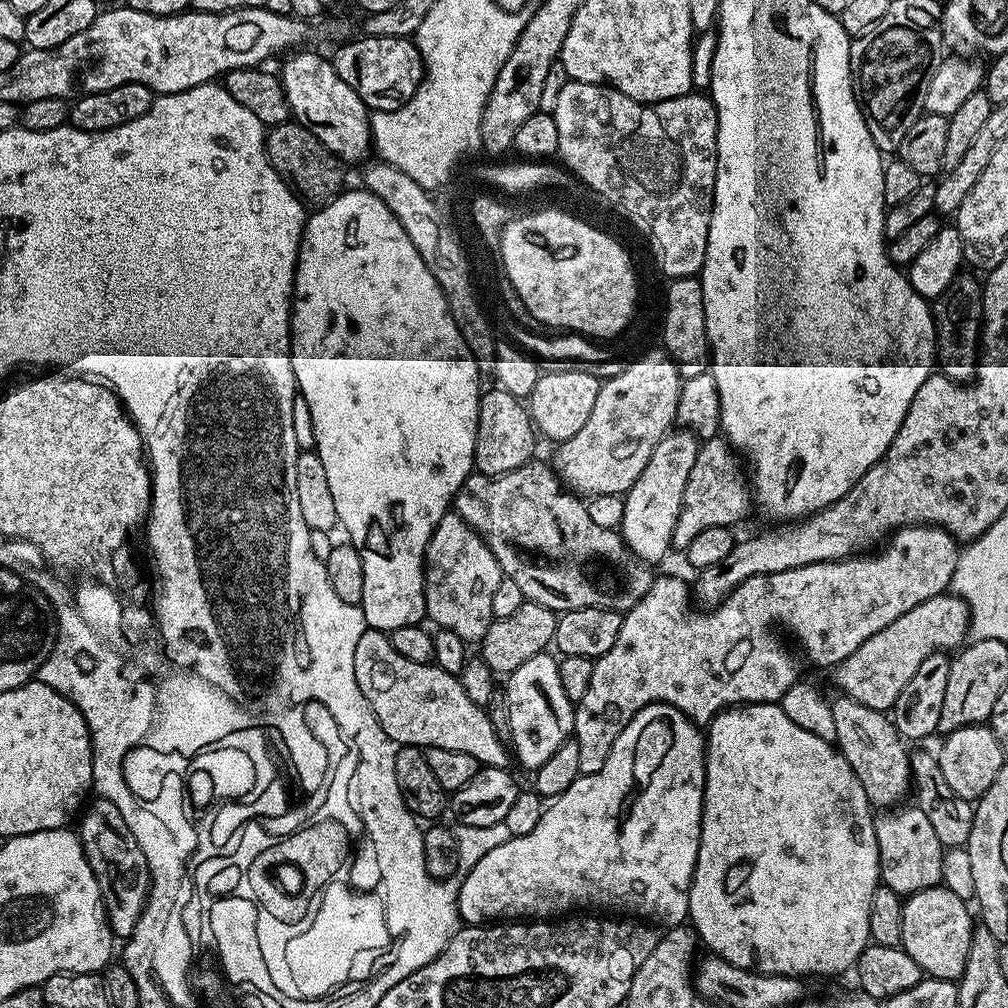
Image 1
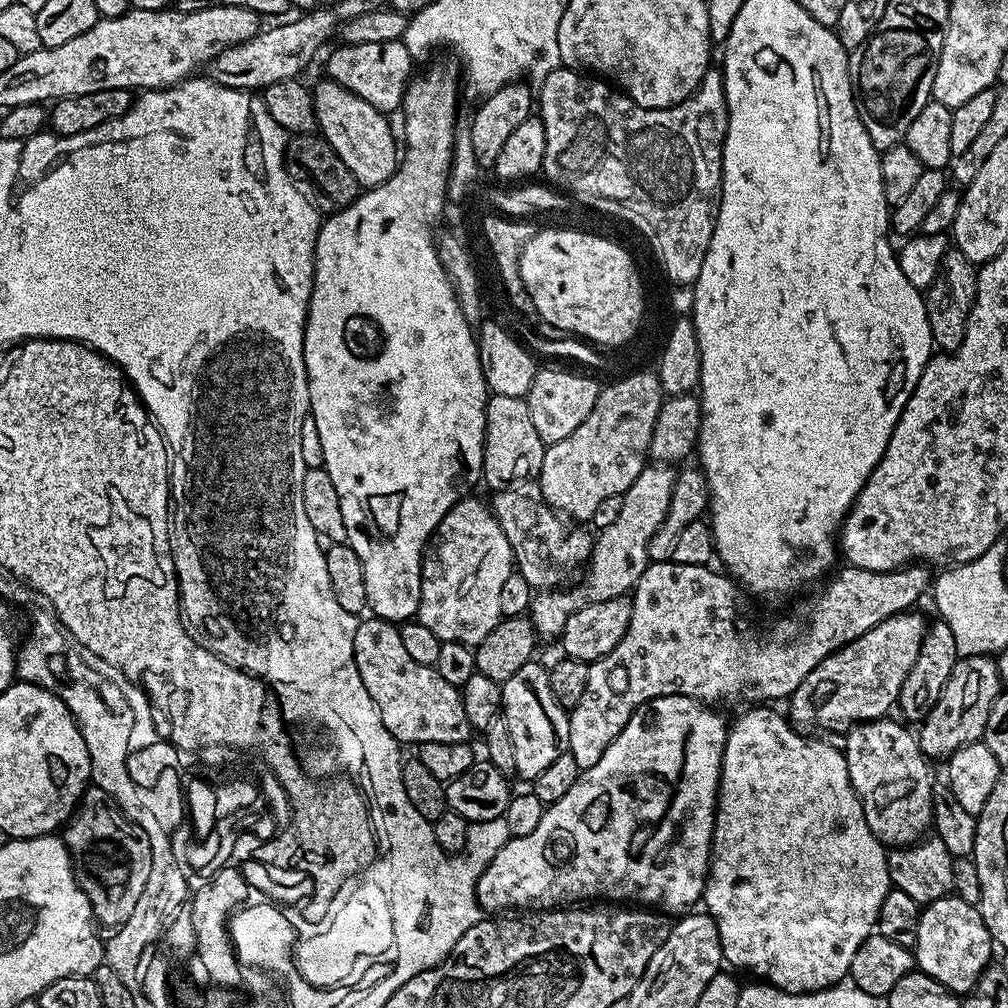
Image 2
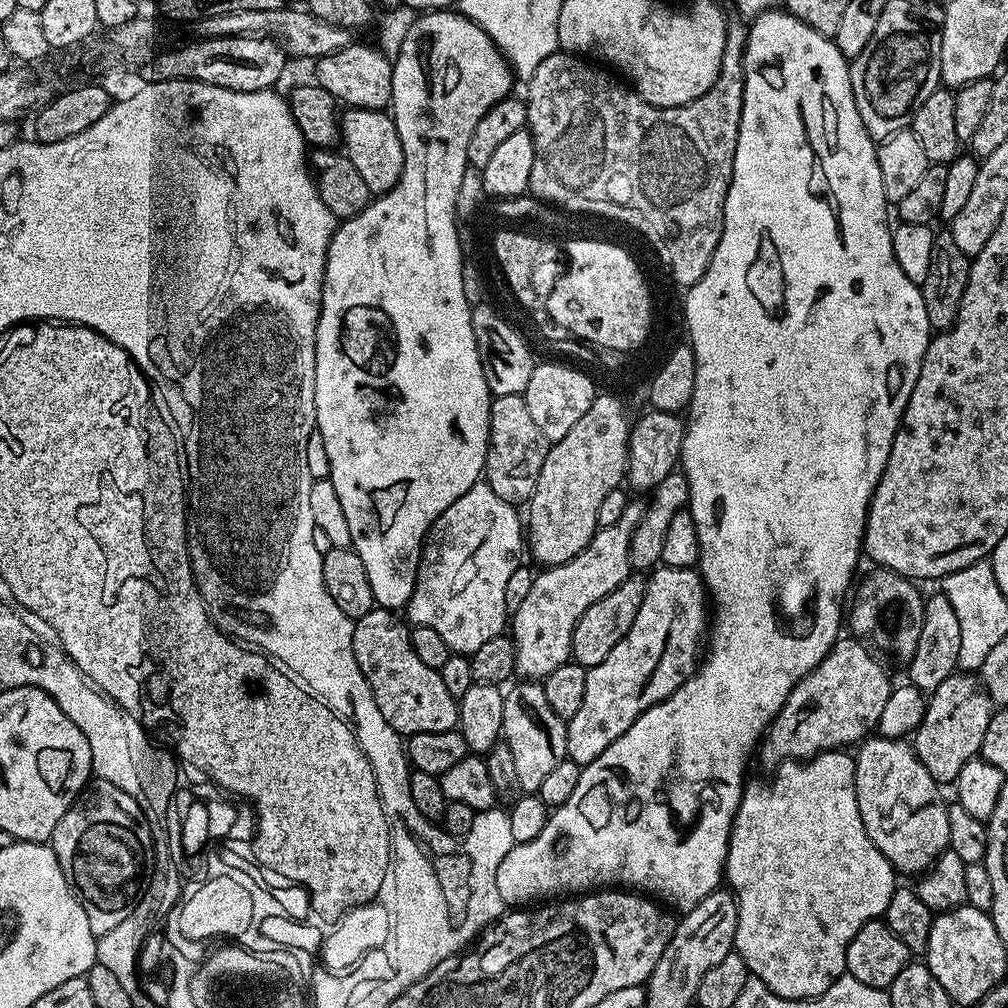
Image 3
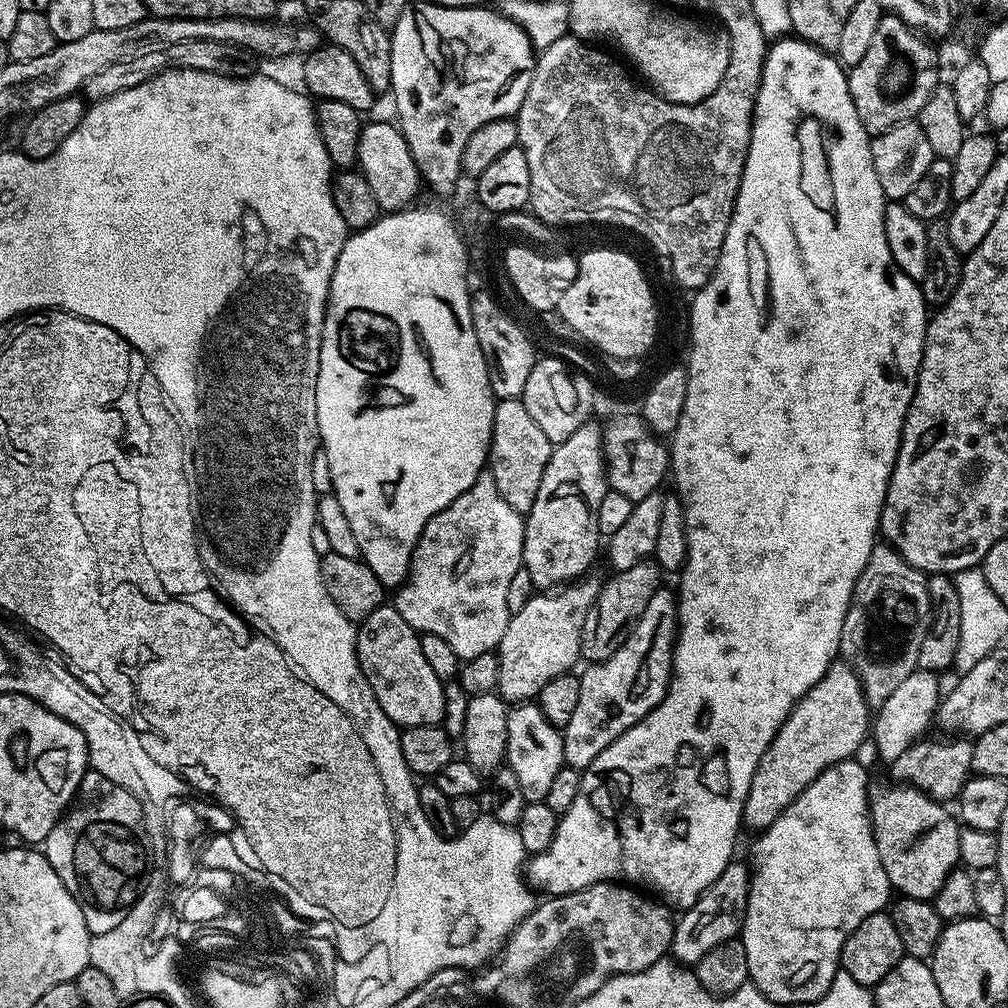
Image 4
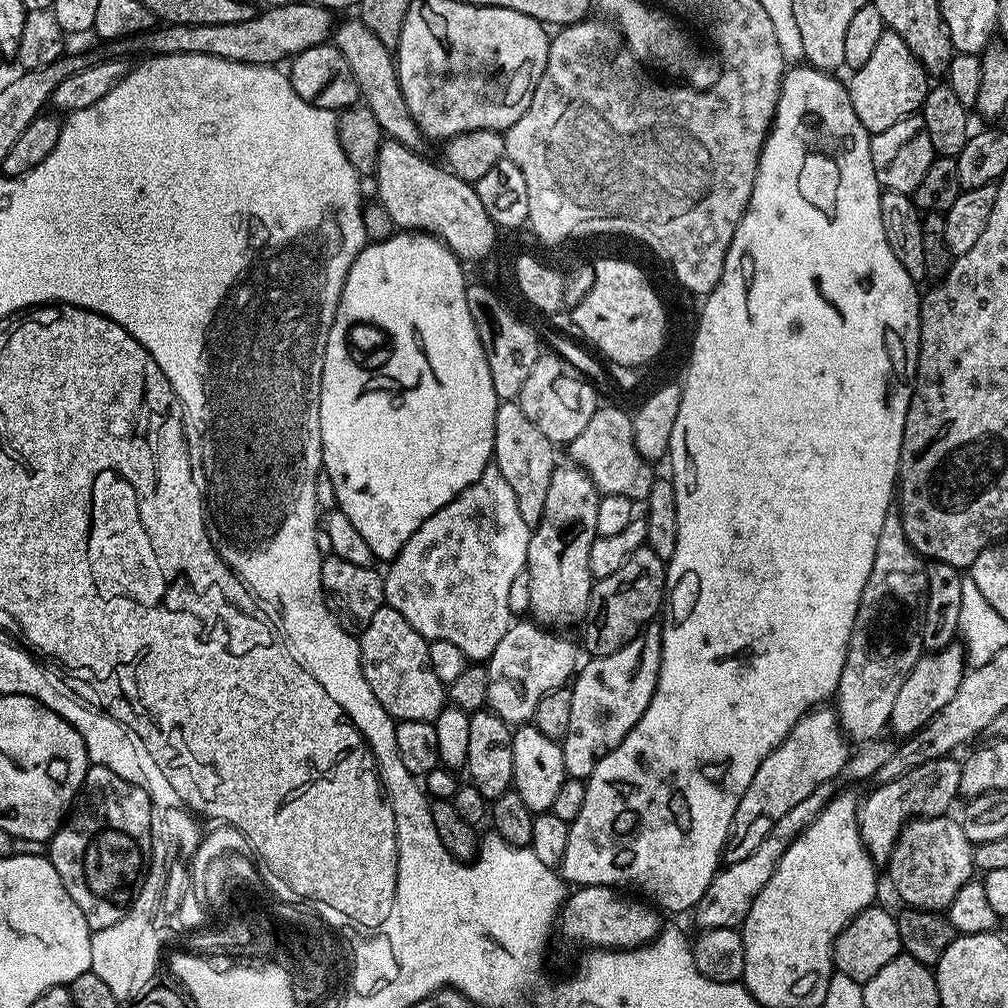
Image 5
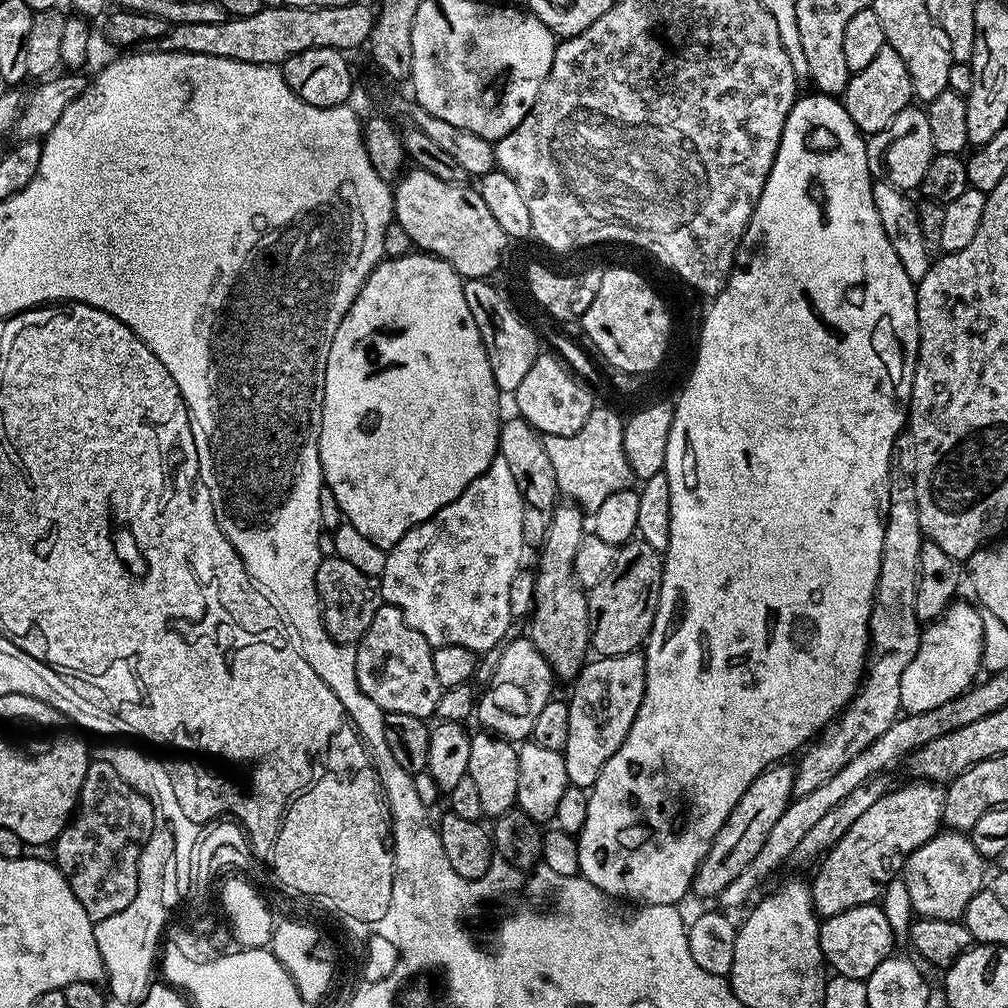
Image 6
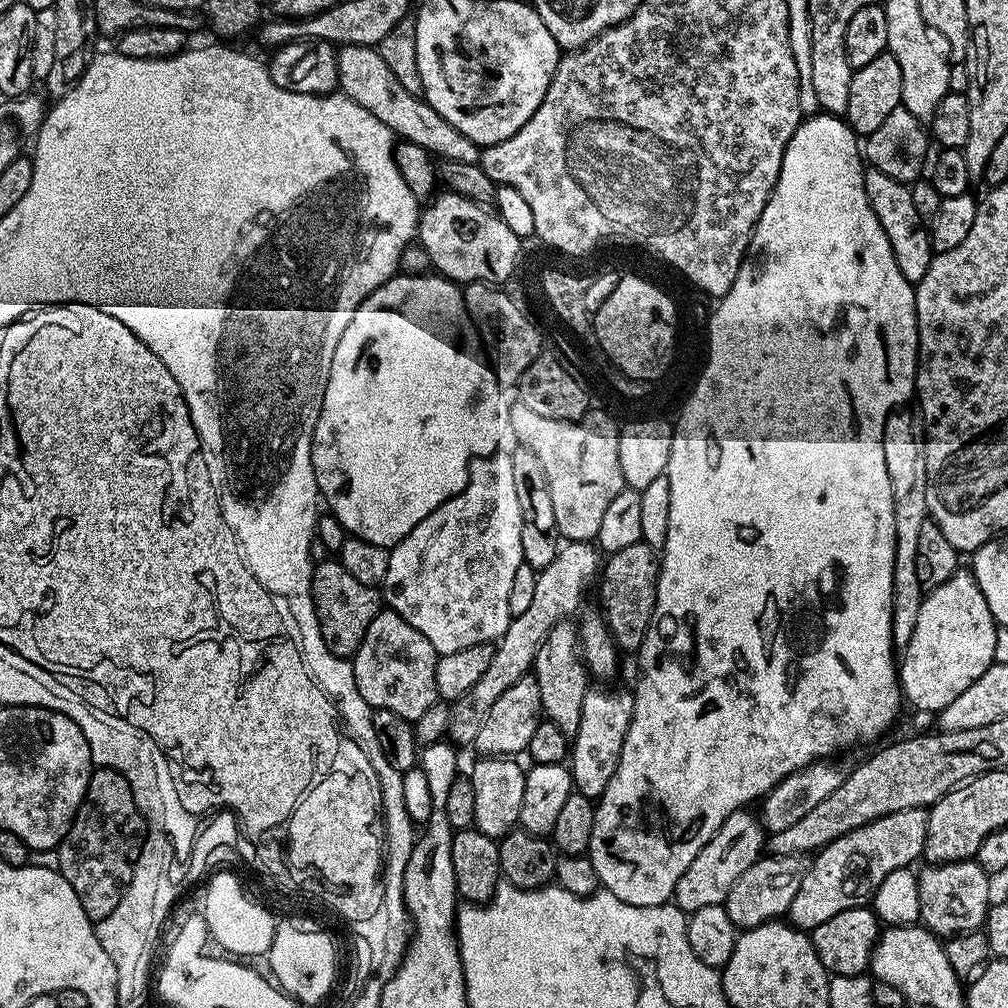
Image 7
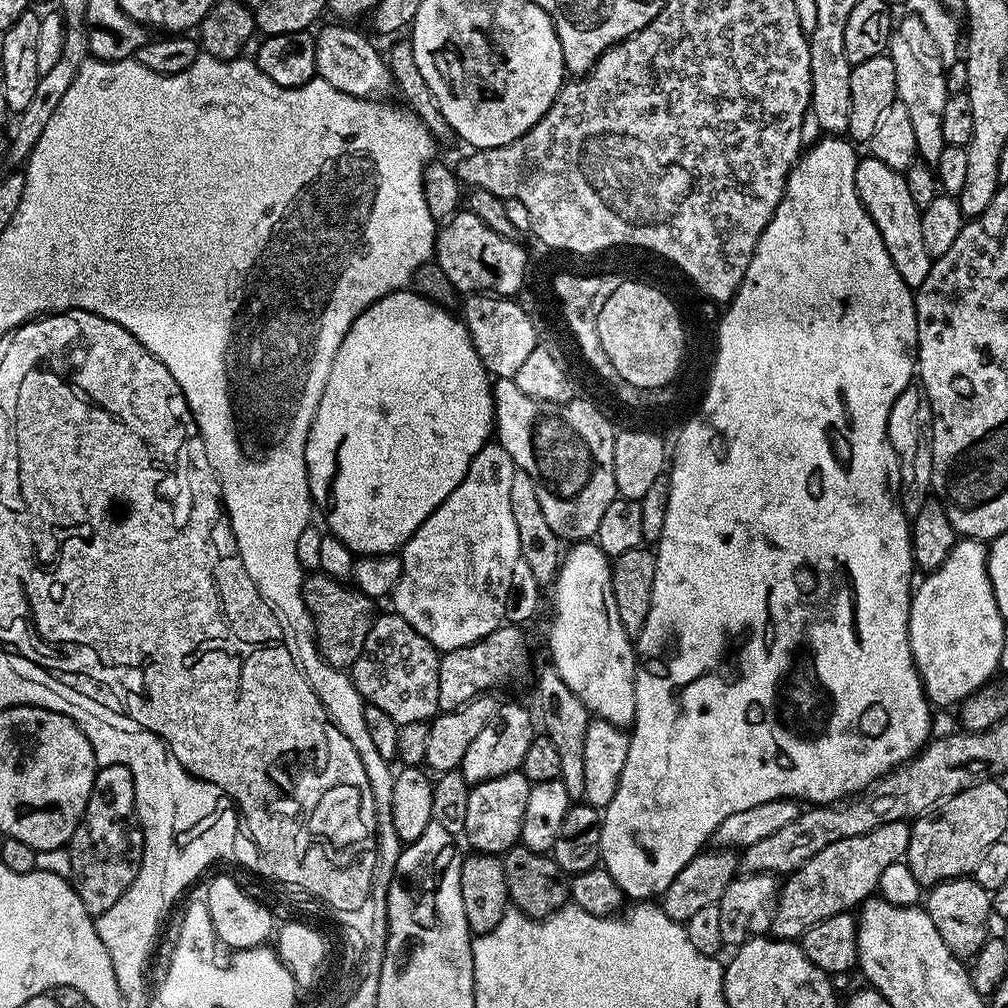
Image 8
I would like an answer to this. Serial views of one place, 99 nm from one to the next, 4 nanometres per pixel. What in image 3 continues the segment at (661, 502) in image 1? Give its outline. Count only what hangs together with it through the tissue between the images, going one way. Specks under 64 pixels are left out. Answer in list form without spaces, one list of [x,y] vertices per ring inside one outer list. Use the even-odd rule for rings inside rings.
[[[640,498],[629,499],[626,510],[622,510],[622,518],[618,518],[618,522],[614,522],[614,526],[597,527],[594,538],[578,555],[570,558],[570,562],[545,567],[533,575],[530,594],[526,594],[522,606],[518,606],[518,610],[511,613],[510,616],[510,635],[516,644],[516,672],[524,675],[521,677],[532,682],[540,682],[550,674],[550,670],[558,670],[558,666],[569,663],[572,655],[574,626],[578,622],[578,618],[582,618],[582,614],[586,614],[586,610],[590,606],[594,606],[594,602],[598,602],[598,598],[606,598],[606,594],[610,594],[610,590],[622,586],[622,582],[633,571],[630,562],[630,538],[638,526],[638,522],[642,522],[646,507],[645,501],[636,499]]]

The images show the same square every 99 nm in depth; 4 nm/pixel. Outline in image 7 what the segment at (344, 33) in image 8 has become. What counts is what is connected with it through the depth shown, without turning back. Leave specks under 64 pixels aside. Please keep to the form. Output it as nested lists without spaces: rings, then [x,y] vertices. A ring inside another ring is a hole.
[[[339,45],[336,62],[339,91],[354,102],[358,102],[362,110],[370,110],[370,114],[374,114],[374,118],[378,118],[378,122],[386,125],[401,141],[422,146],[422,150],[431,152],[433,157],[440,160],[471,164],[479,161],[481,145],[466,138],[462,130],[450,126],[450,122],[446,122],[446,118],[442,118],[438,110],[429,106],[427,100],[410,94],[410,90],[406,90],[406,86],[402,86],[402,82],[394,78],[390,66],[386,66],[379,47]]]

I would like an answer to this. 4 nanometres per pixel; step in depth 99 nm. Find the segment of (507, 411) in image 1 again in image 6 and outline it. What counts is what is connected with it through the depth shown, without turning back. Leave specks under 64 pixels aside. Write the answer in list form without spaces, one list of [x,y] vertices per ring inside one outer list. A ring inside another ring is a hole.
[[[519,418],[505,419],[500,425],[500,446],[498,455],[506,458],[510,474],[514,474],[514,483],[522,498],[522,534],[525,545],[543,545],[550,530],[550,518],[558,506],[558,489],[554,478],[554,466],[550,454],[546,454],[544,436]]]

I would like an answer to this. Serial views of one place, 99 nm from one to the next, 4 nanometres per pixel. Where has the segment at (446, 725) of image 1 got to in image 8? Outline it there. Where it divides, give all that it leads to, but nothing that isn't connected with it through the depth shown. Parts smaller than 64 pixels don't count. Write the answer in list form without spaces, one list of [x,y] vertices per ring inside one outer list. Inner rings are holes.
[[[395,614],[377,615],[370,634],[366,634],[366,646],[358,654],[350,675],[358,694],[365,704],[378,706],[390,714],[398,725],[406,722],[431,721],[440,712],[438,702],[438,670],[441,653],[410,622]]]

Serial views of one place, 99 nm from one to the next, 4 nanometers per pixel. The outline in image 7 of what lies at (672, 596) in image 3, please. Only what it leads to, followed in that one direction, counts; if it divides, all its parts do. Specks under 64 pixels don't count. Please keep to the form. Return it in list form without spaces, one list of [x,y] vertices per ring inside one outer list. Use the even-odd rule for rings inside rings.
[[[589,687],[586,698],[582,698],[582,720],[570,740],[570,767],[572,787],[593,802],[610,786],[614,770],[620,761],[624,739],[632,721],[633,693],[615,692],[612,688]]]

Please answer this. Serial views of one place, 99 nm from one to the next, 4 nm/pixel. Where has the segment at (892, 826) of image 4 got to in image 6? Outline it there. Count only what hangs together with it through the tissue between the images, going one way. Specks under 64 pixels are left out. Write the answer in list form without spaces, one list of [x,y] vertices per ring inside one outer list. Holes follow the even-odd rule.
[[[941,830],[930,842],[918,846],[904,863],[904,892],[917,917],[925,920],[960,920],[974,894],[985,887],[985,857],[974,850],[971,839],[955,830]]]

